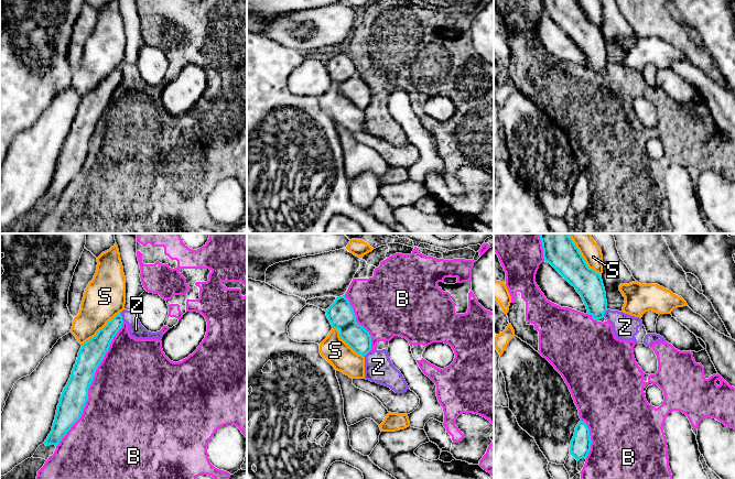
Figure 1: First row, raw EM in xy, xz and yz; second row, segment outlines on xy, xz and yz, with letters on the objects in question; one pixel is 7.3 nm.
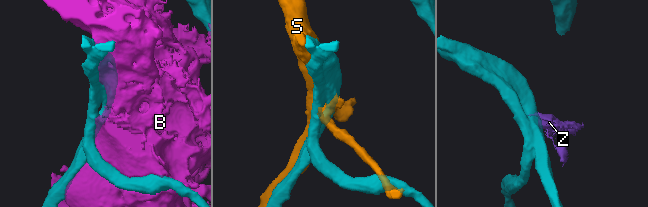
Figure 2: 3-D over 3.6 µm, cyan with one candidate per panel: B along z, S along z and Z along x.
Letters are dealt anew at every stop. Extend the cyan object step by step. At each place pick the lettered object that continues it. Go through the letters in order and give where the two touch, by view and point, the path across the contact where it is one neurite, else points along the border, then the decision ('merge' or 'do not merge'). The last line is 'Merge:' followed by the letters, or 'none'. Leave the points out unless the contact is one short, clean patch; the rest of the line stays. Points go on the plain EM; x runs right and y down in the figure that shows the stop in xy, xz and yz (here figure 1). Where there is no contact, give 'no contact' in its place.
B: meets cyan in xy at (90, 137); do not merge
S: meets cyan in xy at (100, 83); do not merge
Z: meets cyan in xy at (121, 71); border along xy (120, 65), (123, 75); do not merge
Merge: none

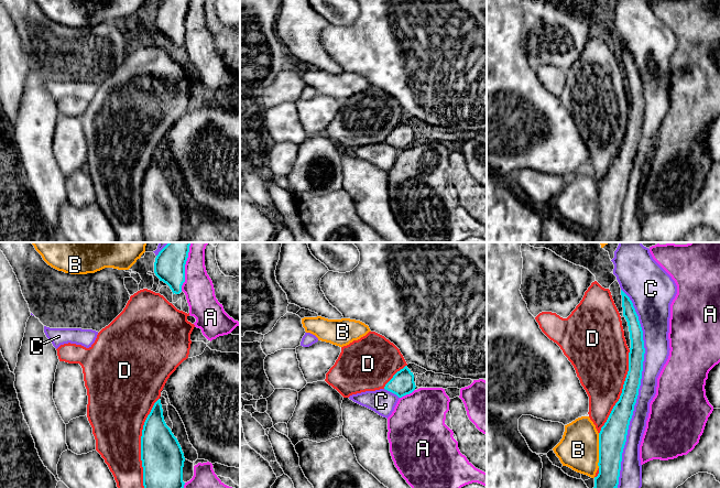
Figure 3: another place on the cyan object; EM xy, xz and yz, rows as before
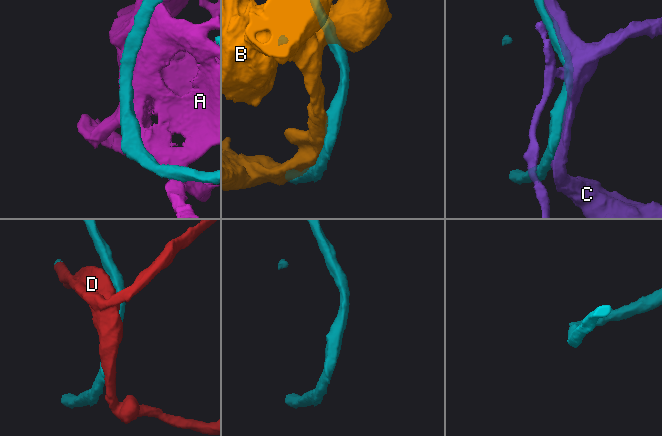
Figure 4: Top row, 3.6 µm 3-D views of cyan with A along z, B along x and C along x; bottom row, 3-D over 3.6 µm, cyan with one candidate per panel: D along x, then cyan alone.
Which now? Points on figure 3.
A: meets cyan in xy at (184, 22); do not merge
B: meets cyan in yz at (599, 204); do not merge
C: meets cyan in yz at (639, 141); do not merge
D: meets cyan in xy at (141, 196); merge
Merge: D

